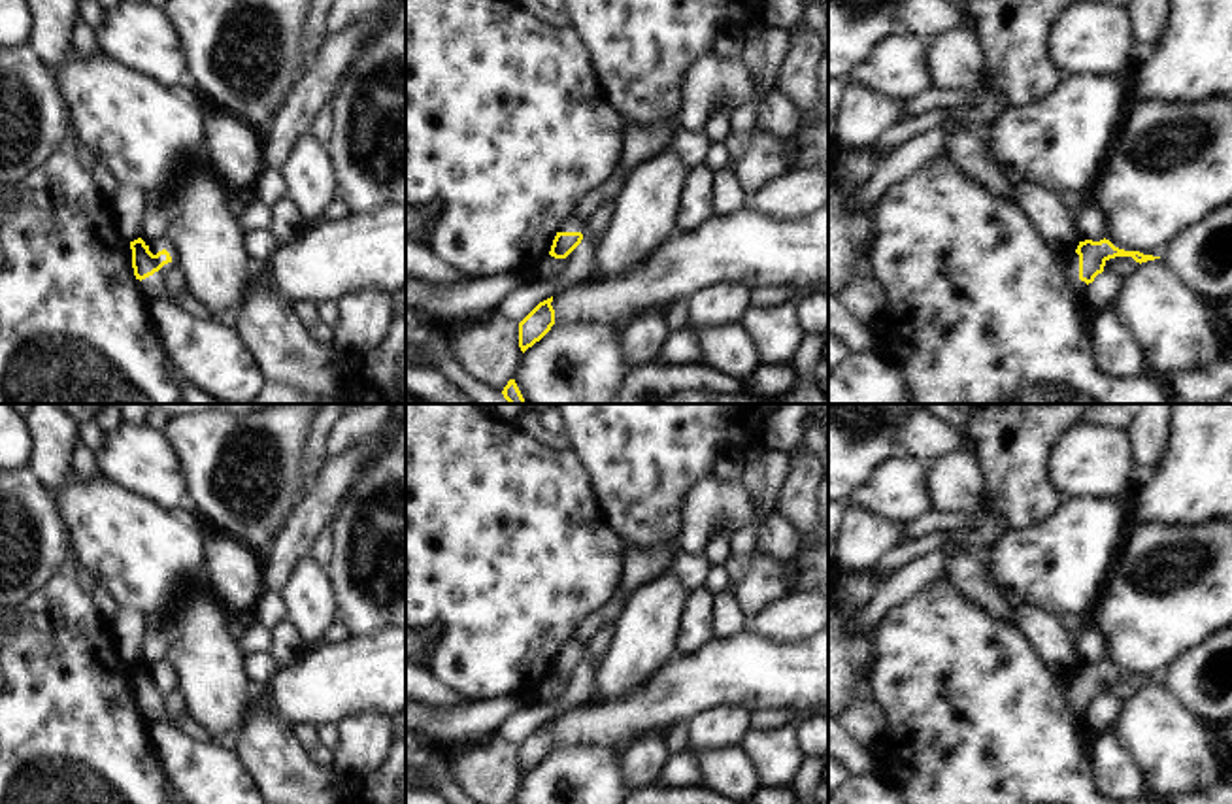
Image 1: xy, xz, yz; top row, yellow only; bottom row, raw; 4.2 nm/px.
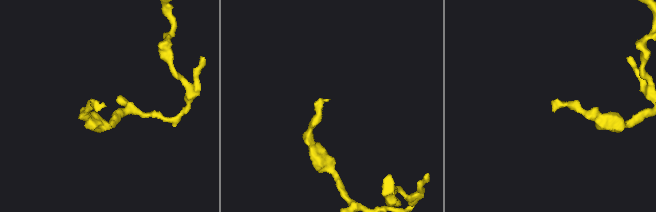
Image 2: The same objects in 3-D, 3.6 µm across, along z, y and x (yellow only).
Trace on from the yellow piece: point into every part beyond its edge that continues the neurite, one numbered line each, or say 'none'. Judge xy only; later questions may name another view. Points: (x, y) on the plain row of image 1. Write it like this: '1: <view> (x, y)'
1: xy (153, 710)

